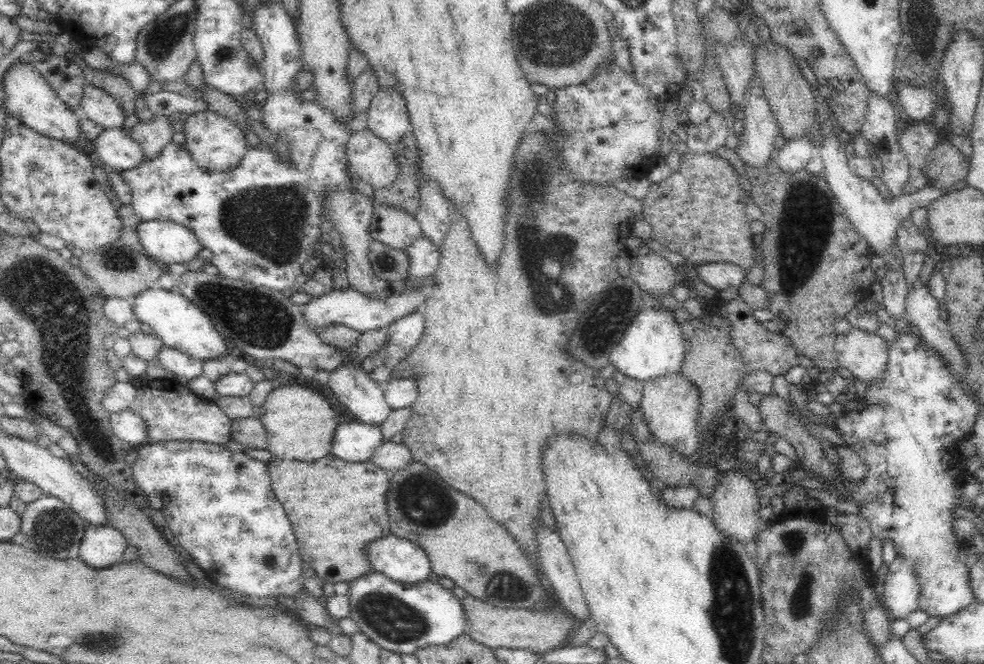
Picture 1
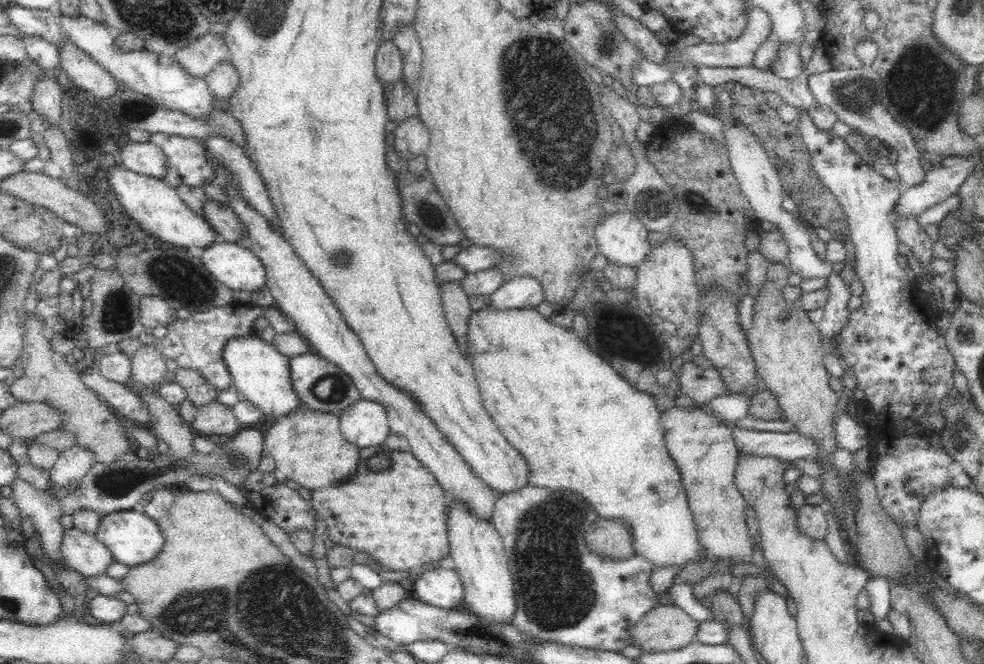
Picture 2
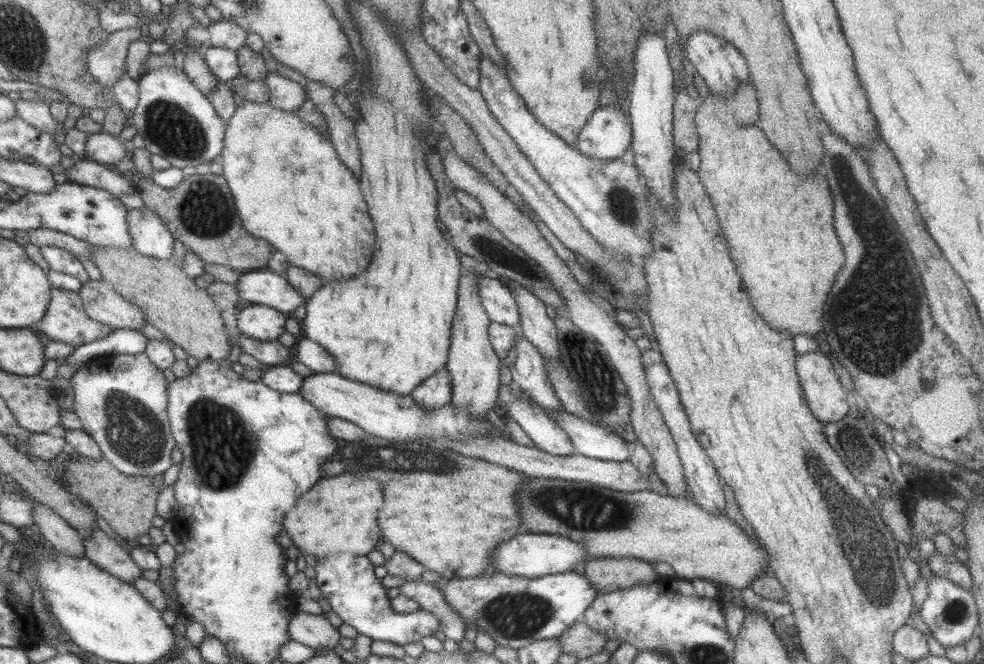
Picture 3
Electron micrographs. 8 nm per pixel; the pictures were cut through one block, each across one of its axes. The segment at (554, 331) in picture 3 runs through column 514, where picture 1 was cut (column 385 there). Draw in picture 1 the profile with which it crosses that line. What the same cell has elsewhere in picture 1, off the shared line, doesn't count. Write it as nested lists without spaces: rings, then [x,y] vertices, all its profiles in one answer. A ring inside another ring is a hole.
[[[330,190],[330,192],[324,192],[326,200],[324,200],[324,209],[326,209],[326,220],[330,220],[333,226],[335,226],[336,232],[341,234],[341,247],[346,252],[344,257],[347,268],[346,274],[349,280],[349,288],[353,288],[362,294],[368,296],[375,296],[376,298],[386,298],[390,294],[392,287],[388,282],[382,282],[372,270],[370,261],[368,260],[368,250],[370,248],[371,234],[370,224],[373,220],[373,210],[376,203],[359,193],[357,190]]]

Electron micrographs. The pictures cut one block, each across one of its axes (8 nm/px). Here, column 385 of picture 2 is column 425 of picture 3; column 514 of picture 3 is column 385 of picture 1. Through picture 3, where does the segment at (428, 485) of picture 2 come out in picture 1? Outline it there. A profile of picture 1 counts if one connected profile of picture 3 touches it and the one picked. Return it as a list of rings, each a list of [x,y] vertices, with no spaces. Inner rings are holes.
[[[331,453],[327,456],[319,458],[316,462],[304,462],[291,459],[279,460],[279,458],[272,456],[272,459],[267,464],[272,484],[272,491],[276,496],[276,500],[278,500],[278,502],[280,502],[282,507],[285,509],[285,514],[287,515],[289,522],[292,524],[291,528],[294,528],[294,532],[296,532],[298,550],[302,562],[304,562],[304,566],[313,568],[315,570],[315,575],[318,576],[318,578],[321,578],[324,582],[330,584],[336,584],[336,582],[350,582],[356,580],[363,574],[372,571],[372,565],[369,563],[367,554],[365,553],[365,546],[369,542],[391,535],[390,529],[388,529],[388,514],[386,514],[386,492],[388,492],[388,488],[390,488],[389,472],[384,471],[384,469],[378,467],[371,461],[348,463]]]

